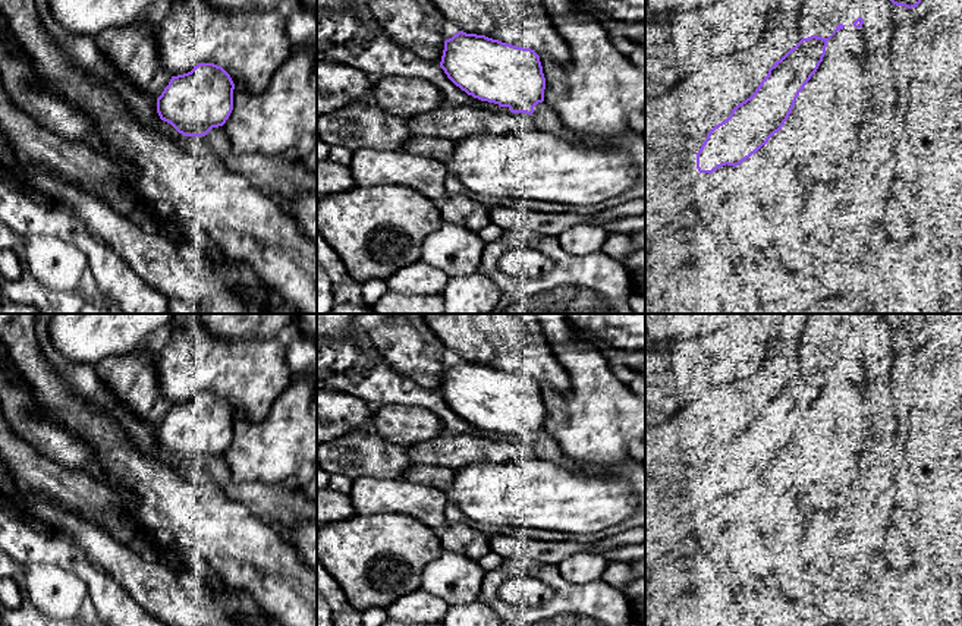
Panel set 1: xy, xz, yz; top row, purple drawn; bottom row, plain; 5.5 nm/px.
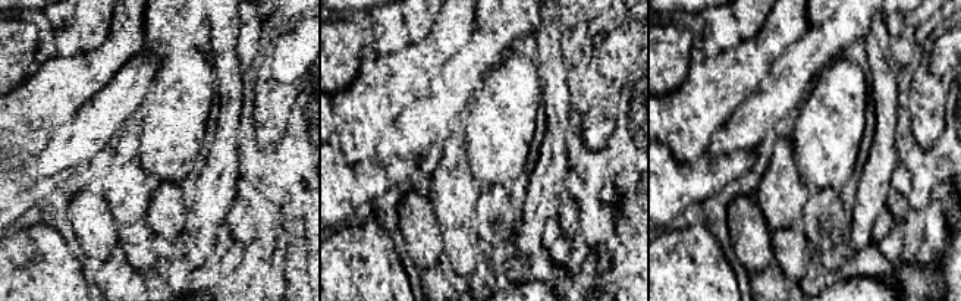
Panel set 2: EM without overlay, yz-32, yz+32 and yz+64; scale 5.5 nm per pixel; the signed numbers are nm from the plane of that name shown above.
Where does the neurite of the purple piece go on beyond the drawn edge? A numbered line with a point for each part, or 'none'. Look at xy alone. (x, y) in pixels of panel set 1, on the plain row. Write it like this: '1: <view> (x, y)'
none

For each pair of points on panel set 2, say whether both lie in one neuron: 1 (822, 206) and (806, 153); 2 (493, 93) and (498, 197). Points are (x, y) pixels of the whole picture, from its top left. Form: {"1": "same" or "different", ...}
{"1": "different", "2": "different"}

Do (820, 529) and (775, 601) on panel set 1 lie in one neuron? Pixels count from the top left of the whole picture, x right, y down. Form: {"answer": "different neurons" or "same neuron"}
{"answer": "same neuron"}

